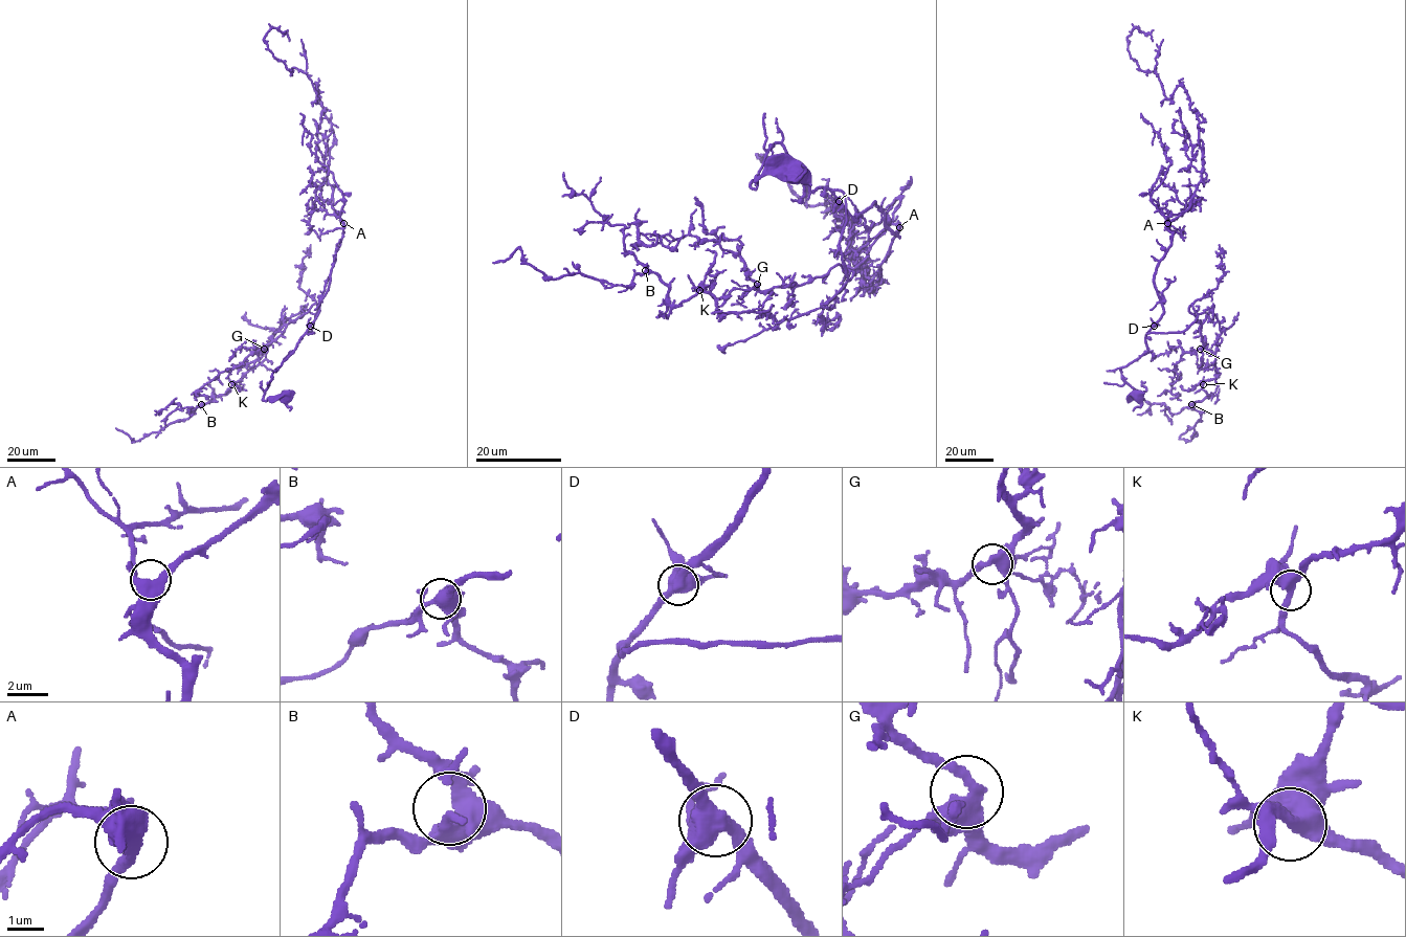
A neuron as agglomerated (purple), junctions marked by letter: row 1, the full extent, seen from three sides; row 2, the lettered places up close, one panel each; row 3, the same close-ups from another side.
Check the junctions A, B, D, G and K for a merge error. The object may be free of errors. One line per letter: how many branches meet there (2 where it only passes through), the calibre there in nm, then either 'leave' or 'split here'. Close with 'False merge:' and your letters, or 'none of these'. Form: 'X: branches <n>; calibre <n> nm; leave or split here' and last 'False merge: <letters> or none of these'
A: branches 4; calibre 400 nm; leave
B: branches 6; calibre 500 nm; leave
D: branches 4; calibre 500 nm; leave
G: branches 5; calibre 440 nm; leave
K: branches 3; calibre 440 nm; leave
False merge: none of these

